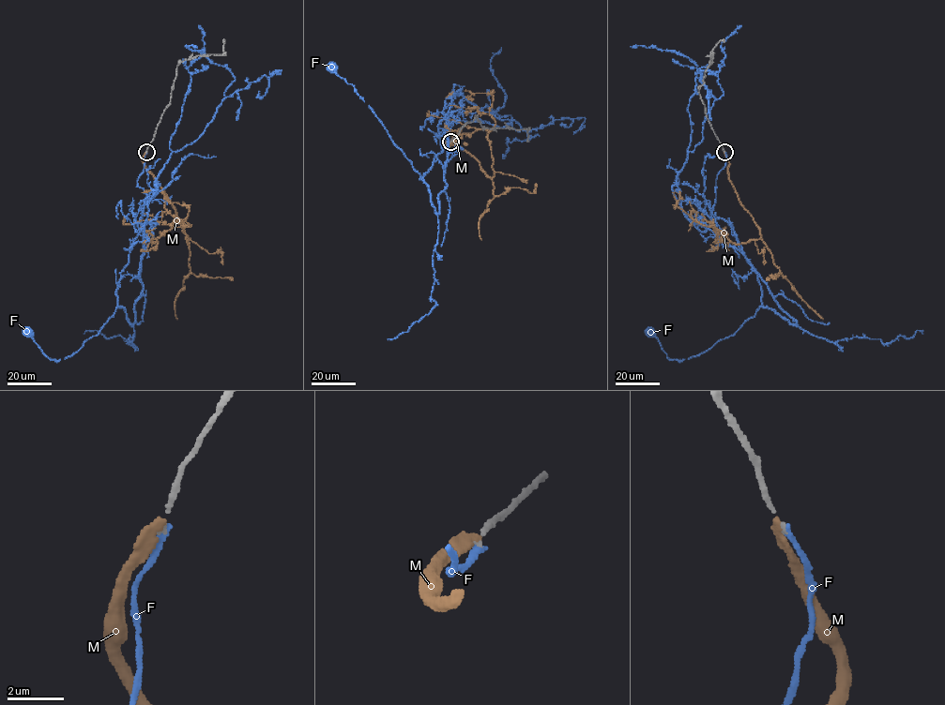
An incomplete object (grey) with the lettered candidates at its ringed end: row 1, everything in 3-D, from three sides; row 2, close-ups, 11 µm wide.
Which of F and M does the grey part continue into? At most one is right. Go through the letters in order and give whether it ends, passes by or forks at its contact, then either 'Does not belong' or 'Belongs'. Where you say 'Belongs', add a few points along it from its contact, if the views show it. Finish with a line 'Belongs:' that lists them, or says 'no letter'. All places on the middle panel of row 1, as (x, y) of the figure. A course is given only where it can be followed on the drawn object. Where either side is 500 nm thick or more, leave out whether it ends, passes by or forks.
F: It ends there. Belongs. Its course: (450, 142), (448, 143), (441, 133), (453, 133), (439, 128), (443, 150), (420, 178), (353, 85), (331, 68)
M: It ends there. Does not belong
Belongs: F

